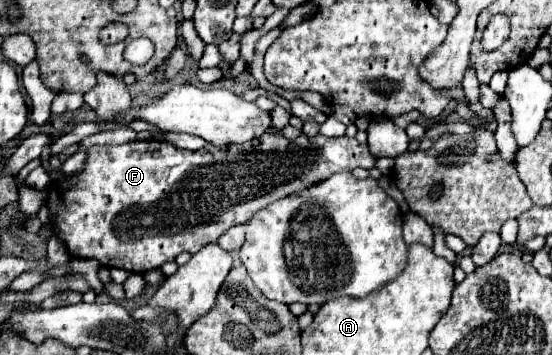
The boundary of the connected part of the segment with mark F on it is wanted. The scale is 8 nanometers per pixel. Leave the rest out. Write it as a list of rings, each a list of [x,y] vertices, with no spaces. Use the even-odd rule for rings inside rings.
[[[264,132],[256,142],[266,146],[266,152],[252,152],[244,144],[228,144],[216,148],[206,144],[202,150],[182,150],[168,142],[158,140],[134,140],[122,146],[92,146],[86,154],[84,170],[60,176],[50,182],[46,206],[50,224],[54,224],[56,236],[66,244],[66,250],[74,258],[98,260],[106,268],[122,268],[128,272],[148,272],[172,262],[182,252],[198,252],[204,244],[216,242],[228,228],[246,224],[260,208],[288,194],[300,192],[326,180],[328,176],[356,166],[370,170],[376,158],[370,154],[368,144],[360,144],[356,138],[328,138],[324,134],[306,136],[304,132],[296,140],[288,140],[274,132]]]

